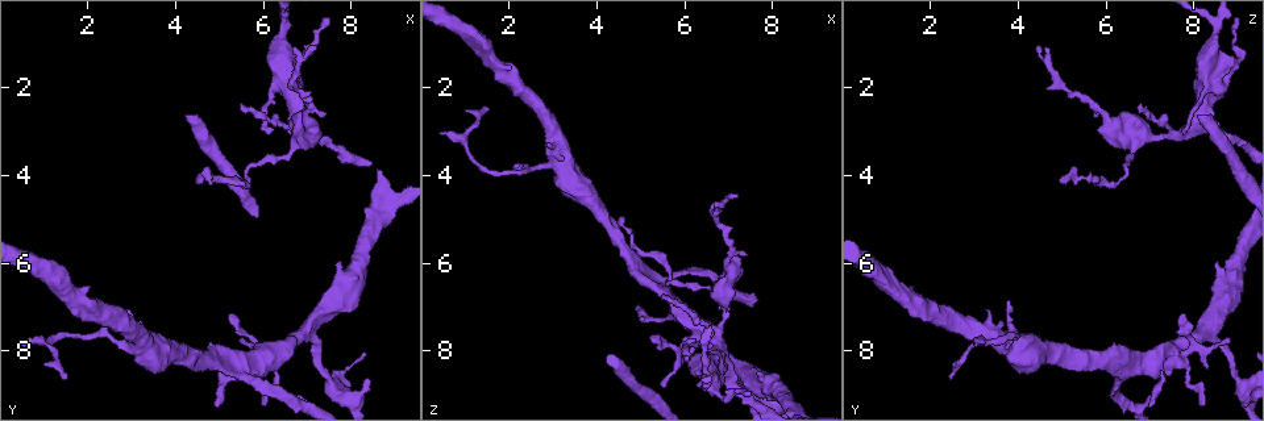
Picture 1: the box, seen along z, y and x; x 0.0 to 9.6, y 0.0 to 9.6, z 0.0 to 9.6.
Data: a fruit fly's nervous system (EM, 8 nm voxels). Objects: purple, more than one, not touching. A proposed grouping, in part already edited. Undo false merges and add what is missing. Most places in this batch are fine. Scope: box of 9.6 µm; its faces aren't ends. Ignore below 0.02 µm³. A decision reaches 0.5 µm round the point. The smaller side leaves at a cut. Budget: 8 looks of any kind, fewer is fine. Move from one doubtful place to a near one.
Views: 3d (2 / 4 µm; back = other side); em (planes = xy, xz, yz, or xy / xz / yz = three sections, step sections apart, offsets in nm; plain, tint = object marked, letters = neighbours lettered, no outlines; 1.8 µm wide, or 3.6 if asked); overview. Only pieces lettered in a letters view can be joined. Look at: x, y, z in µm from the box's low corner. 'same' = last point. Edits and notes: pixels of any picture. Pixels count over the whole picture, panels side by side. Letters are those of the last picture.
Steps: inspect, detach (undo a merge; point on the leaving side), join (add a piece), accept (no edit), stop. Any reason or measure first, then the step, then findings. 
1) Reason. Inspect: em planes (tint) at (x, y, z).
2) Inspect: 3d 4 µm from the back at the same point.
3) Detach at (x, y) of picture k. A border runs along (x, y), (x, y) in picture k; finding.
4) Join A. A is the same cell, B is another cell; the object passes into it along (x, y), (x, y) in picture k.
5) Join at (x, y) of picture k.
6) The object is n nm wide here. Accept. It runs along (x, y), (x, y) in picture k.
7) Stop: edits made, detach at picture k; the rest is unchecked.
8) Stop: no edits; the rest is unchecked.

Thick turns thin. Inspect: em yz step 4 (tint) at (5.70, 8.50, 7.10).

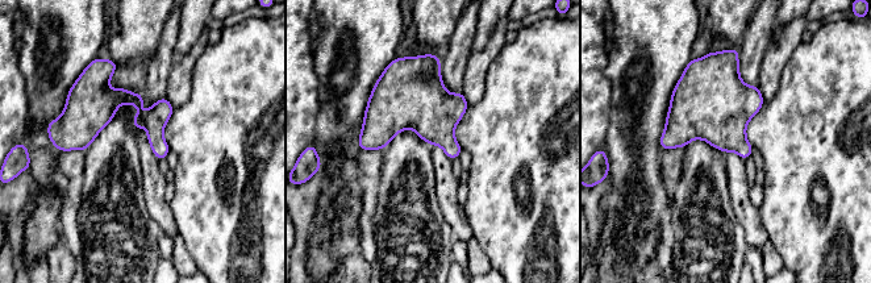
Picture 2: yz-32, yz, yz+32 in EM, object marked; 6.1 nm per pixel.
Inspect: em planes (letters) at the same point.

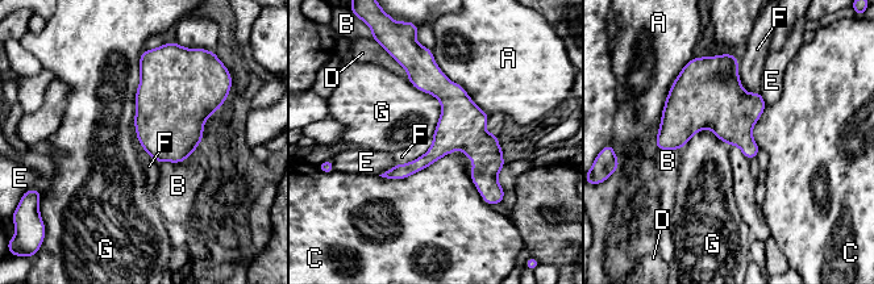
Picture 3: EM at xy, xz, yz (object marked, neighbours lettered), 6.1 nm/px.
Accept. A, B, C, D, E, F and G are other cells; a border runs along (433, 140), (421, 155), (395, 165) in picture 3; all the same cell.

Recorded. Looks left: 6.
Inspect: em planes (letters) at (4.25, 2.65, 8.15).

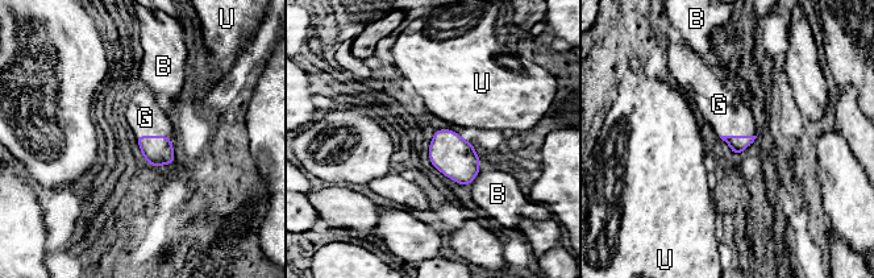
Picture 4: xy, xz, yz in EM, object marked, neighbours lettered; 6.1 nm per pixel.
Join G. G is the same cell, B and U are other cells; the cell continues.

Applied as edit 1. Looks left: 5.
Inspect: overview.

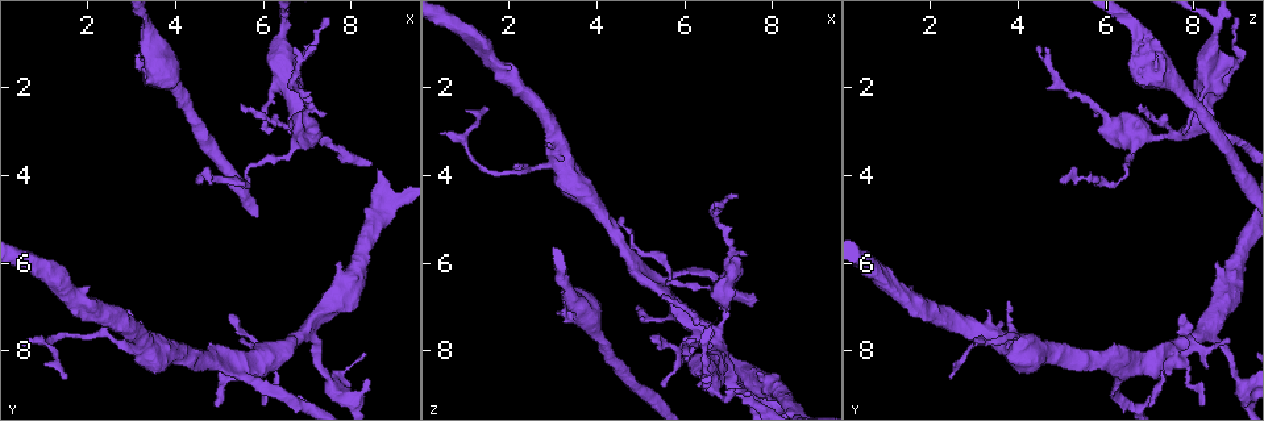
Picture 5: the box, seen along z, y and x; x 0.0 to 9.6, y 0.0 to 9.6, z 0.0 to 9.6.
Sudden change in width. Inspect: 3d 2 µm from the back at (3.45, 0.80, 6.80).

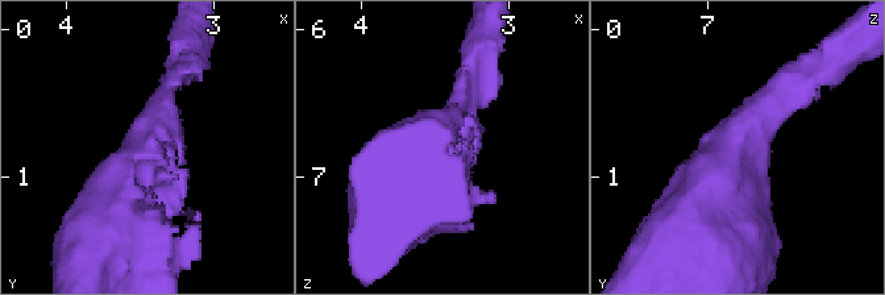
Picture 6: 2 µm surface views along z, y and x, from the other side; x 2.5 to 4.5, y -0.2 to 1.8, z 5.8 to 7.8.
The arms are 200, 550 nm wide; shape alone is not enough. Inspect: em xy step 8 (tint) at (3.40, 0.74, 6.80).

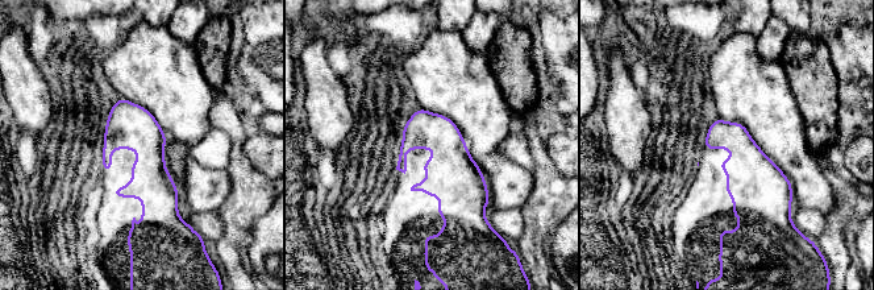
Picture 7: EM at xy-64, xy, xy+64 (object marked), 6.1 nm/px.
Another direction. Inspect: em planes (letters) at the same point.

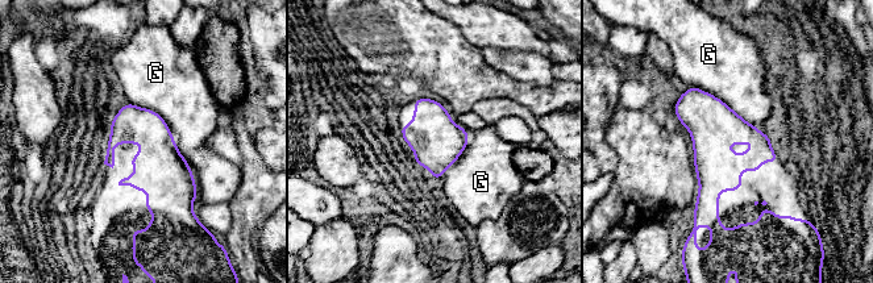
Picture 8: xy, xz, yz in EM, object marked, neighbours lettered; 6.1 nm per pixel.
The longest contact is with G, 700 nm. Accept. G is another cell; a border runs along (128, 102), (163, 120), (198, 196) in picture 8; one cell here.

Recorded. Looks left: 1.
Stop: edits made, join at picture 4; the rest is unchecked.

